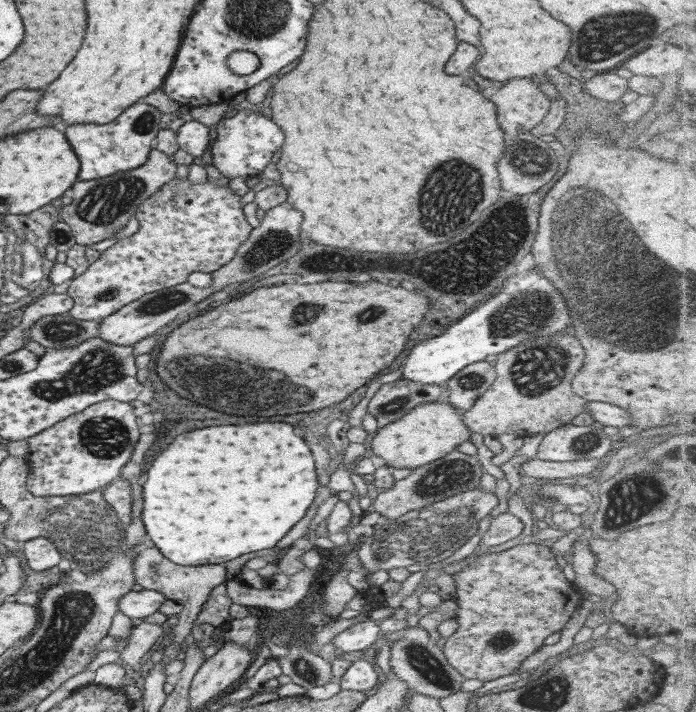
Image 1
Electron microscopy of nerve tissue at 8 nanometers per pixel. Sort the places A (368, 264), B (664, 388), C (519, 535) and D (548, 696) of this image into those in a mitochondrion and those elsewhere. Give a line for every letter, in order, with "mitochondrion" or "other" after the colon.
A: other
B: other
C: other
D: mitochondrion

